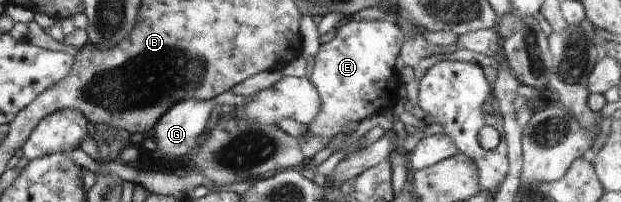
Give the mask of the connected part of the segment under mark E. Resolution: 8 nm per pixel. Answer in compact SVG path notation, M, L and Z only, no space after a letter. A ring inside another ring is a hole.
M347 20L336 30L335 37L329 42L320 44L316 53L315 67L310 77L311 84L321 99L321 108L317 116L304 130L309 135L332 139L339 132L352 134L358 124L372 114L383 114L401 100L406 92L395 69L395 60L400 56L404 43L404 32L392 20Z

